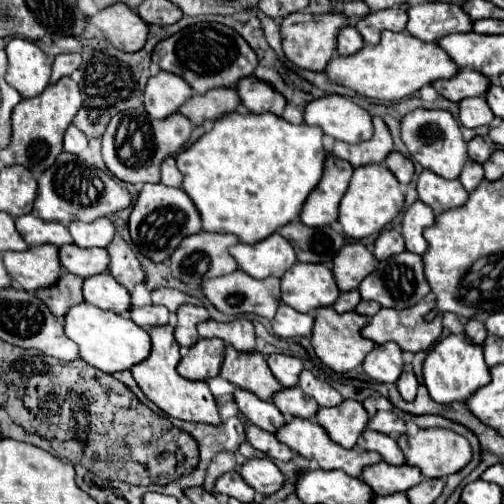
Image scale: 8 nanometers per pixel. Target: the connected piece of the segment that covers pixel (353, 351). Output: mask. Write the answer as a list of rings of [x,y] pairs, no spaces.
[[[320,307],[316,311],[316,323],[314,323],[314,333],[312,333],[312,347],[320,361],[330,367],[336,373],[348,373],[356,367],[362,365],[364,357],[376,347],[374,341],[368,341],[366,337],[360,335],[360,329],[368,323],[368,317],[358,315],[354,311],[350,313],[336,313],[334,307]]]

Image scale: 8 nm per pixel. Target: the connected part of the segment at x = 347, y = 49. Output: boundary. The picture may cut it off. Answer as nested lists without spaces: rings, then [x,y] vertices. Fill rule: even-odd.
[[[344,25],[344,29],[340,29],[340,33],[338,33],[338,45],[336,45],[338,55],[352,55],[360,47],[364,47],[360,33],[352,25]]]

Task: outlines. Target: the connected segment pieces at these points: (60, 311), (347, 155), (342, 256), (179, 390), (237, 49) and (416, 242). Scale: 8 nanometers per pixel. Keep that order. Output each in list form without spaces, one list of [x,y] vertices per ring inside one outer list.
[[[60,273],[58,281],[50,287],[42,287],[36,291],[36,295],[52,309],[56,317],[64,317],[68,305],[82,303],[82,277],[76,277],[72,273]]]
[[[374,117],[374,137],[364,143],[344,143],[334,141],[332,155],[352,163],[354,167],[362,167],[368,163],[384,163],[384,159],[394,151],[394,141],[390,135],[390,129],[380,117]]]
[[[360,243],[344,245],[340,253],[336,253],[334,261],[334,277],[340,287],[340,291],[352,291],[358,289],[362,279],[370,275],[376,267],[376,257]]]
[[[156,325],[152,329],[148,329],[150,341],[152,341],[152,351],[148,355],[148,359],[140,361],[138,365],[134,365],[130,371],[138,383],[138,387],[144,391],[144,395],[156,403],[164,413],[168,413],[170,417],[182,419],[182,421],[198,421],[198,423],[222,423],[218,409],[216,409],[216,401],[212,399],[212,393],[208,389],[206,383],[196,383],[190,379],[184,379],[178,375],[176,365],[180,361],[180,345],[174,339],[174,329],[172,325]]]
[[[196,23],[174,33],[154,47],[152,61],[164,71],[184,77],[196,93],[206,93],[214,87],[236,87],[240,79],[252,75],[258,67],[254,49],[240,33],[222,23]]]
[[[416,201],[414,205],[410,205],[402,219],[402,233],[406,239],[406,249],[422,255],[428,249],[428,243],[422,233],[426,227],[432,227],[432,225],[434,225],[434,211],[428,205],[424,205],[422,201]]]

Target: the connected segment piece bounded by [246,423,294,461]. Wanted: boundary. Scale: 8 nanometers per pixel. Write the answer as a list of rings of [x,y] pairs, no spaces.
[[[246,423],[246,439],[250,445],[254,445],[258,451],[266,453],[272,459],[288,461],[294,455],[292,449],[288,449],[288,445],[282,445],[274,433],[268,433],[268,431],[256,427],[254,423]]]

